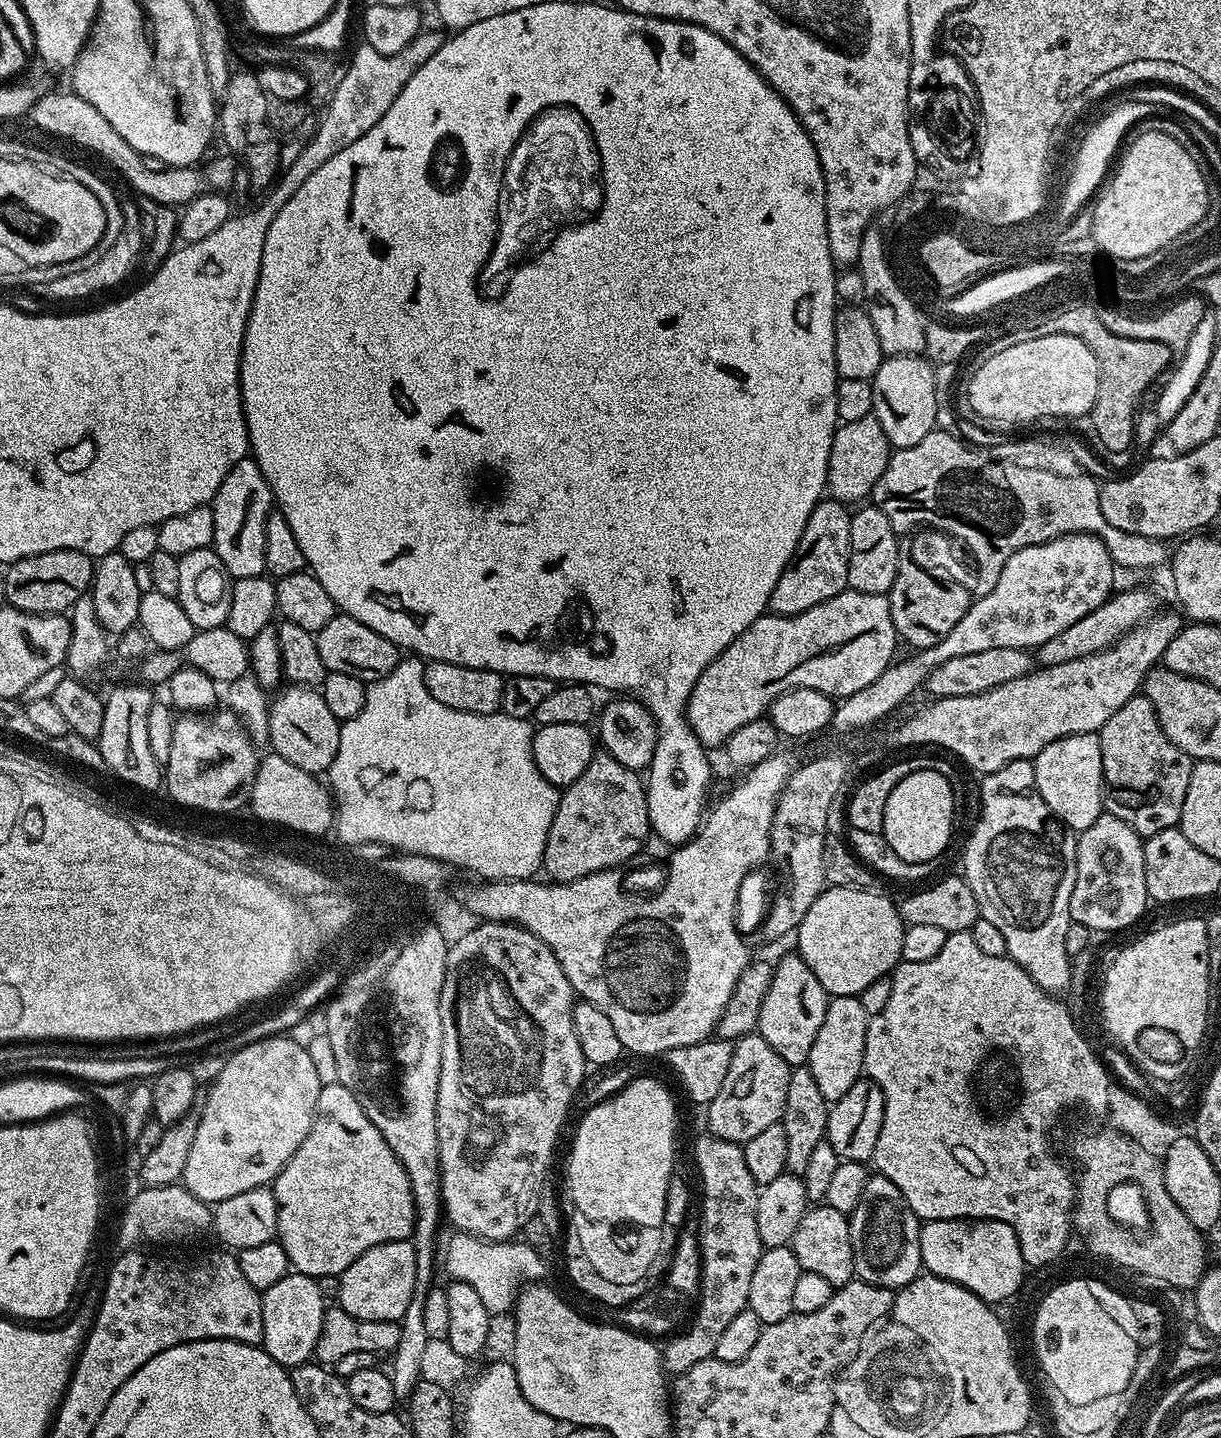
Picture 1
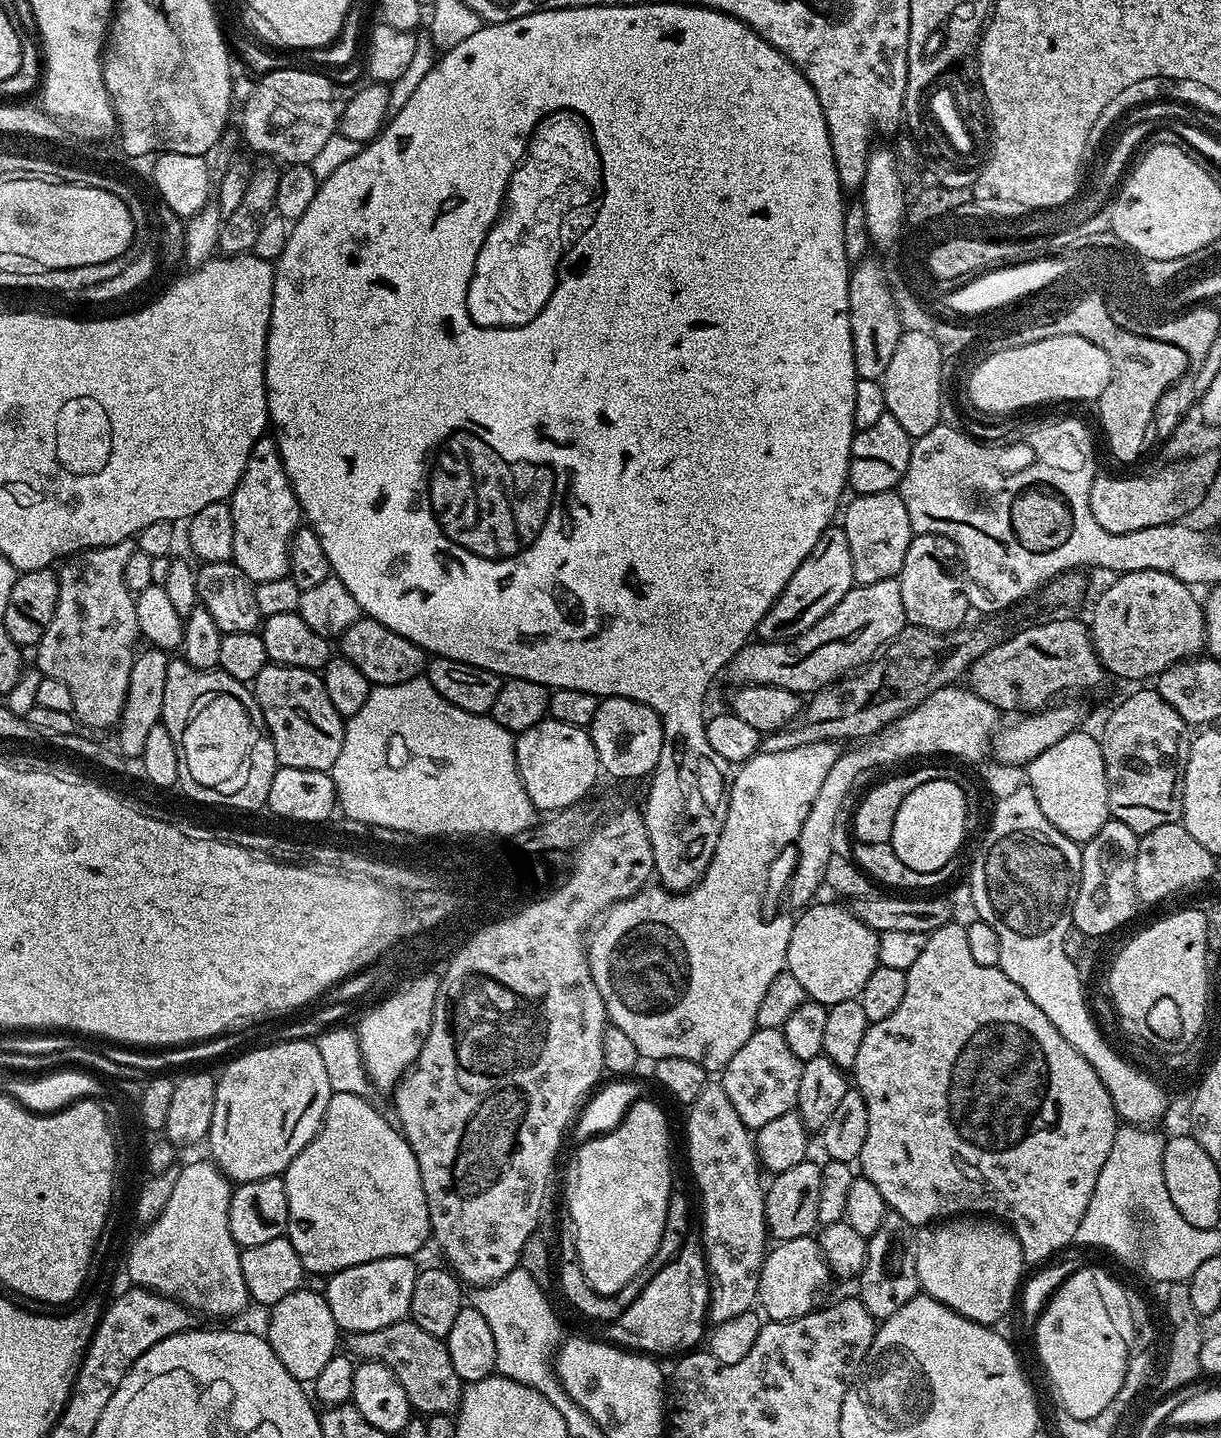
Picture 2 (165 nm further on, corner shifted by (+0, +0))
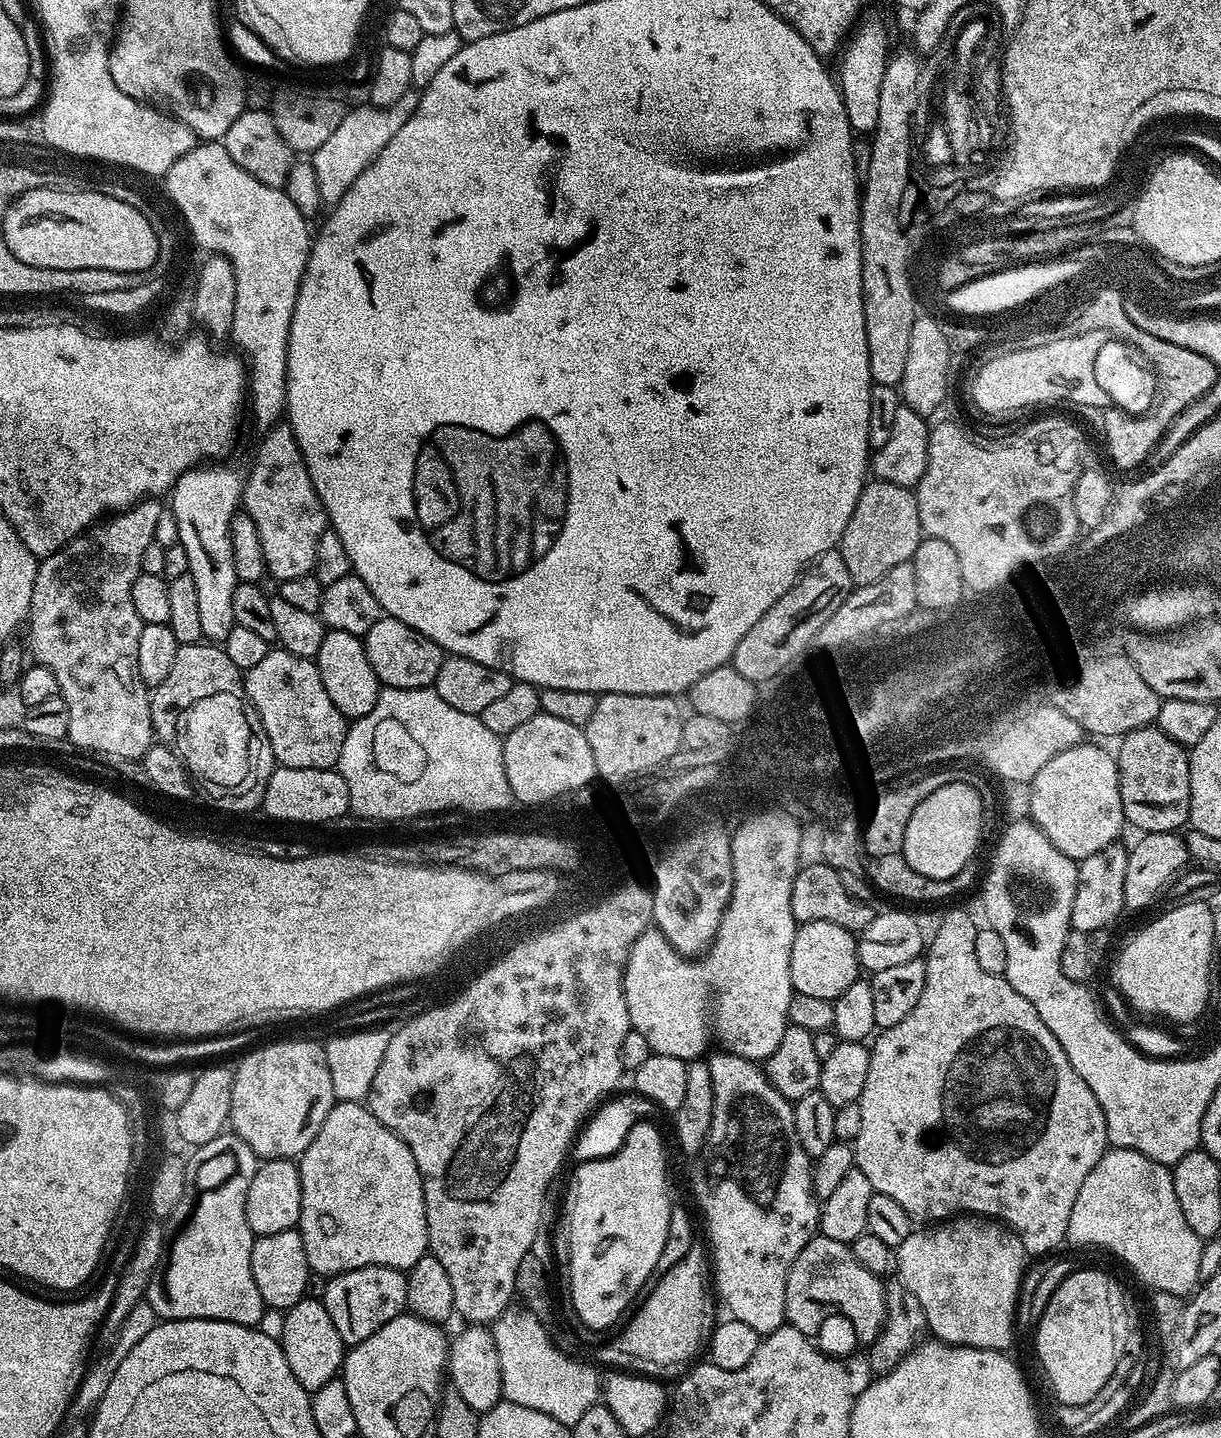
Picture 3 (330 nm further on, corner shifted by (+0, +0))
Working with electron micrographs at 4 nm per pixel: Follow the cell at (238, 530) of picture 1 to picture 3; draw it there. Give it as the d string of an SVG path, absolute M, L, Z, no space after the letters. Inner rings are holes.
M277 422L263 435L248 476L246 472L242 508L254 518L254 526L258 526L267 575L273 576L276 582L302 578L309 575L314 566L318 538L322 538L329 527L328 515L314 490L314 482L310 482L302 450L290 425Z

